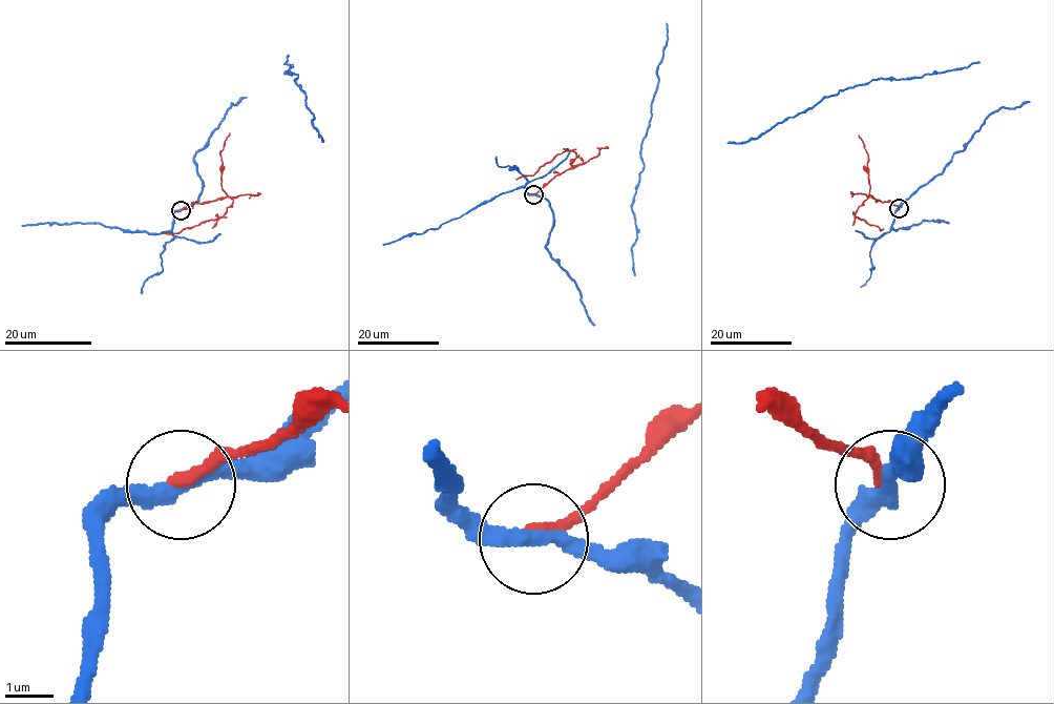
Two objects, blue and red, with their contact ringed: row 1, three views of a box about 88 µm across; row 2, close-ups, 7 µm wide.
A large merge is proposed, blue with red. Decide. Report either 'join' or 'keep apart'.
keep apart

